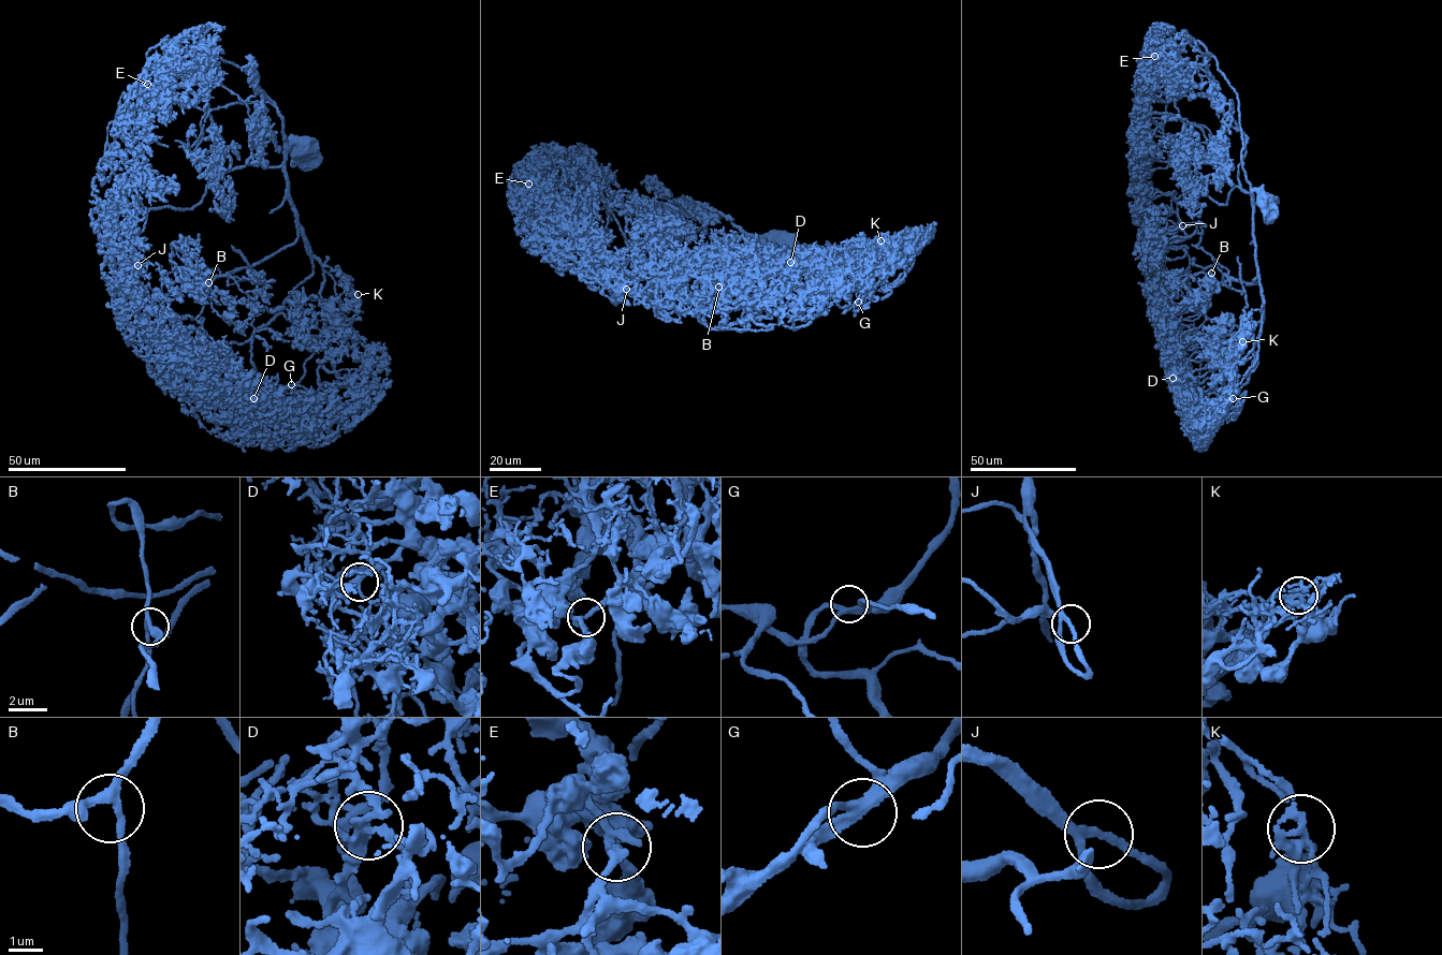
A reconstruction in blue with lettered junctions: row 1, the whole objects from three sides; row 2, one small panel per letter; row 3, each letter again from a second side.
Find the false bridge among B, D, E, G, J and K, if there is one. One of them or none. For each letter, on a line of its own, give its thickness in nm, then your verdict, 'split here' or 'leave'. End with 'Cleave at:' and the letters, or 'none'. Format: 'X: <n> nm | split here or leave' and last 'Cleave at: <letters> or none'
B: 200 nm | leave
D: 280 nm | leave
E: 240 nm | leave
G: 280 nm | leave
J: 190 nm | leave
K: 240 nm | leave
Cleave at: none

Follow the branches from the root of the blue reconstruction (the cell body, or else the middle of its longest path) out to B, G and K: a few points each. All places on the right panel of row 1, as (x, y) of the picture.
B: (1263, 200), (1253, 191), (1256, 269), (1253, 279), (1256, 282), (1248, 283), (1231, 277), (1217, 263), (1211, 273)
G: (1263, 200), (1253, 191), (1255, 263), (1264, 302), (1262, 328), (1254, 344), (1250, 377), (1233, 398)
K: (1263, 200), (1253, 191), (1255, 263), (1264, 302), (1262, 328), (1252, 351), (1242, 362), (1236, 351), (1242, 341)

